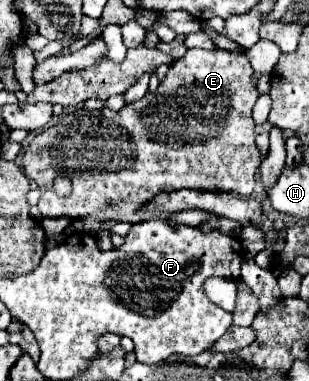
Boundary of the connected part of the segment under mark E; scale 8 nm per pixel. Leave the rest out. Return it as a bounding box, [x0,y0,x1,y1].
[22,49,262,219]

